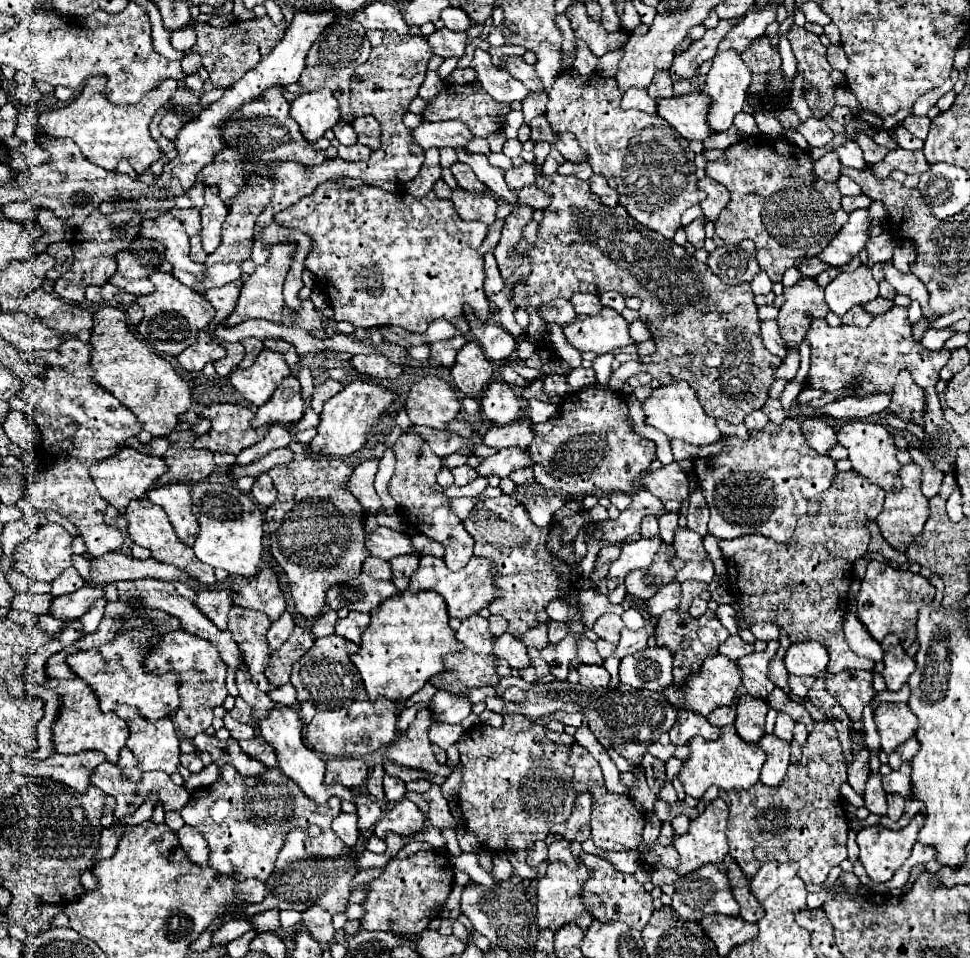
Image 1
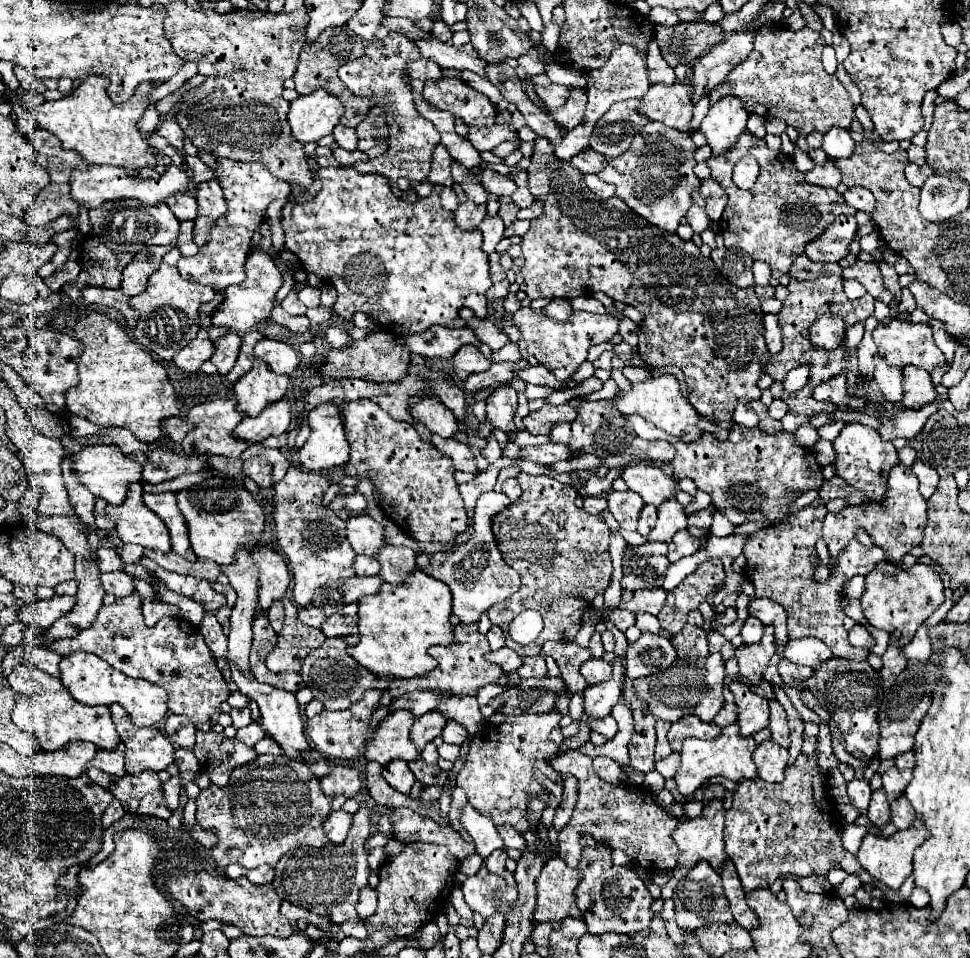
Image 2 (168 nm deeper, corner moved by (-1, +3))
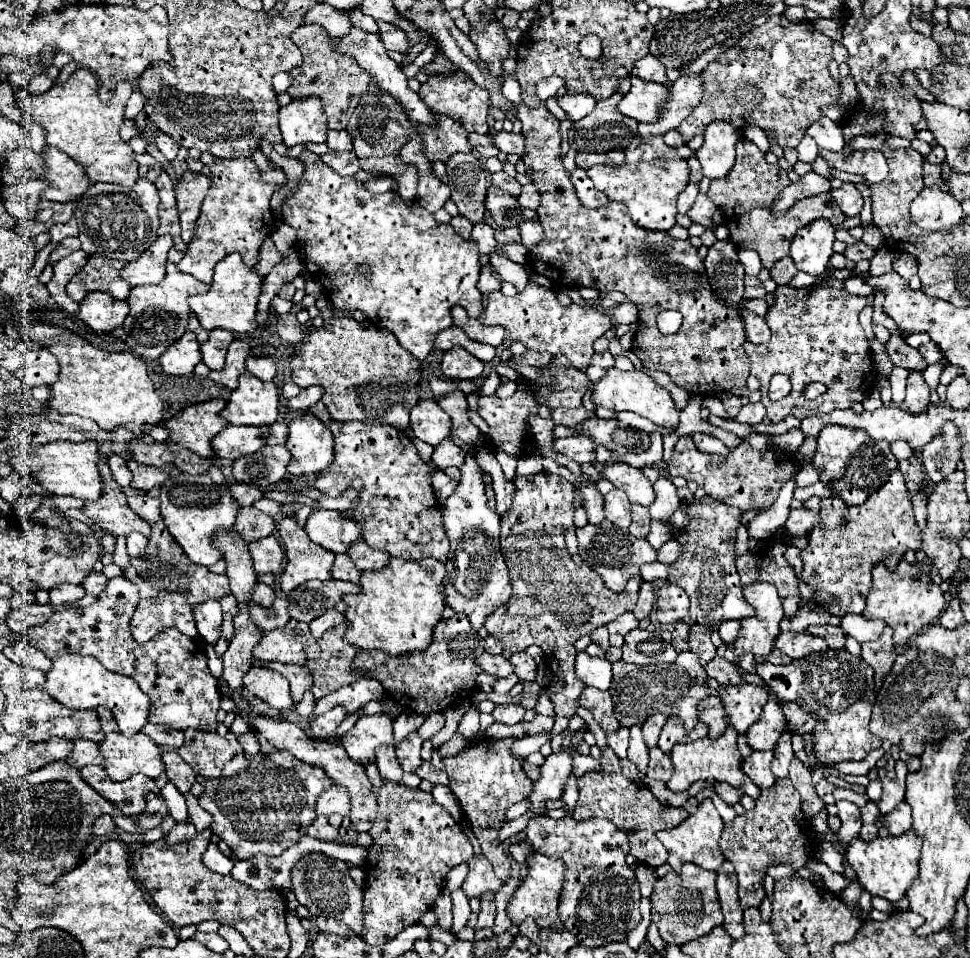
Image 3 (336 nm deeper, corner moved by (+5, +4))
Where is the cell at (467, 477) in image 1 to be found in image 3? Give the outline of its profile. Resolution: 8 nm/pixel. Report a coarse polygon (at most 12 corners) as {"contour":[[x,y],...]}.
{"contour":[[445,439],[435,447],[433,463],[441,471],[463,465],[465,451]]}

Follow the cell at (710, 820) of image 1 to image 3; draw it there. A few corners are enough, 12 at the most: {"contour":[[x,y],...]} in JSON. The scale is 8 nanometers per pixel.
{"contour":[[705,799],[681,825],[659,831],[667,863],[717,871],[723,819]]}

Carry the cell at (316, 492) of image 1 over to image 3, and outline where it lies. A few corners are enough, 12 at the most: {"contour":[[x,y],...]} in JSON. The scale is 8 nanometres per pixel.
{"contour":[[293,515],[277,523],[287,557],[279,587],[331,579],[335,555],[309,541]]}

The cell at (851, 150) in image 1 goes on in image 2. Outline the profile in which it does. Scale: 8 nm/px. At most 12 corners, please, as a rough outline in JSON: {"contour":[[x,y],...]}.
{"contour":[[831,128],[821,148],[831,160],[851,158],[855,142],[845,128]]}

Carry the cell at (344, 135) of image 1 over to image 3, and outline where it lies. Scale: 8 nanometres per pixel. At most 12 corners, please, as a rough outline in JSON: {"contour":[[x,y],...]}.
{"contour":[[329,131],[327,145],[333,151],[351,151],[347,131]]}

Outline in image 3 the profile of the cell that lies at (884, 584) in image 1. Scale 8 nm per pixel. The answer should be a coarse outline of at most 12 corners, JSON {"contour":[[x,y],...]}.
{"contour":[[873,569],[863,615],[895,645],[933,623],[945,599],[921,569]]}

